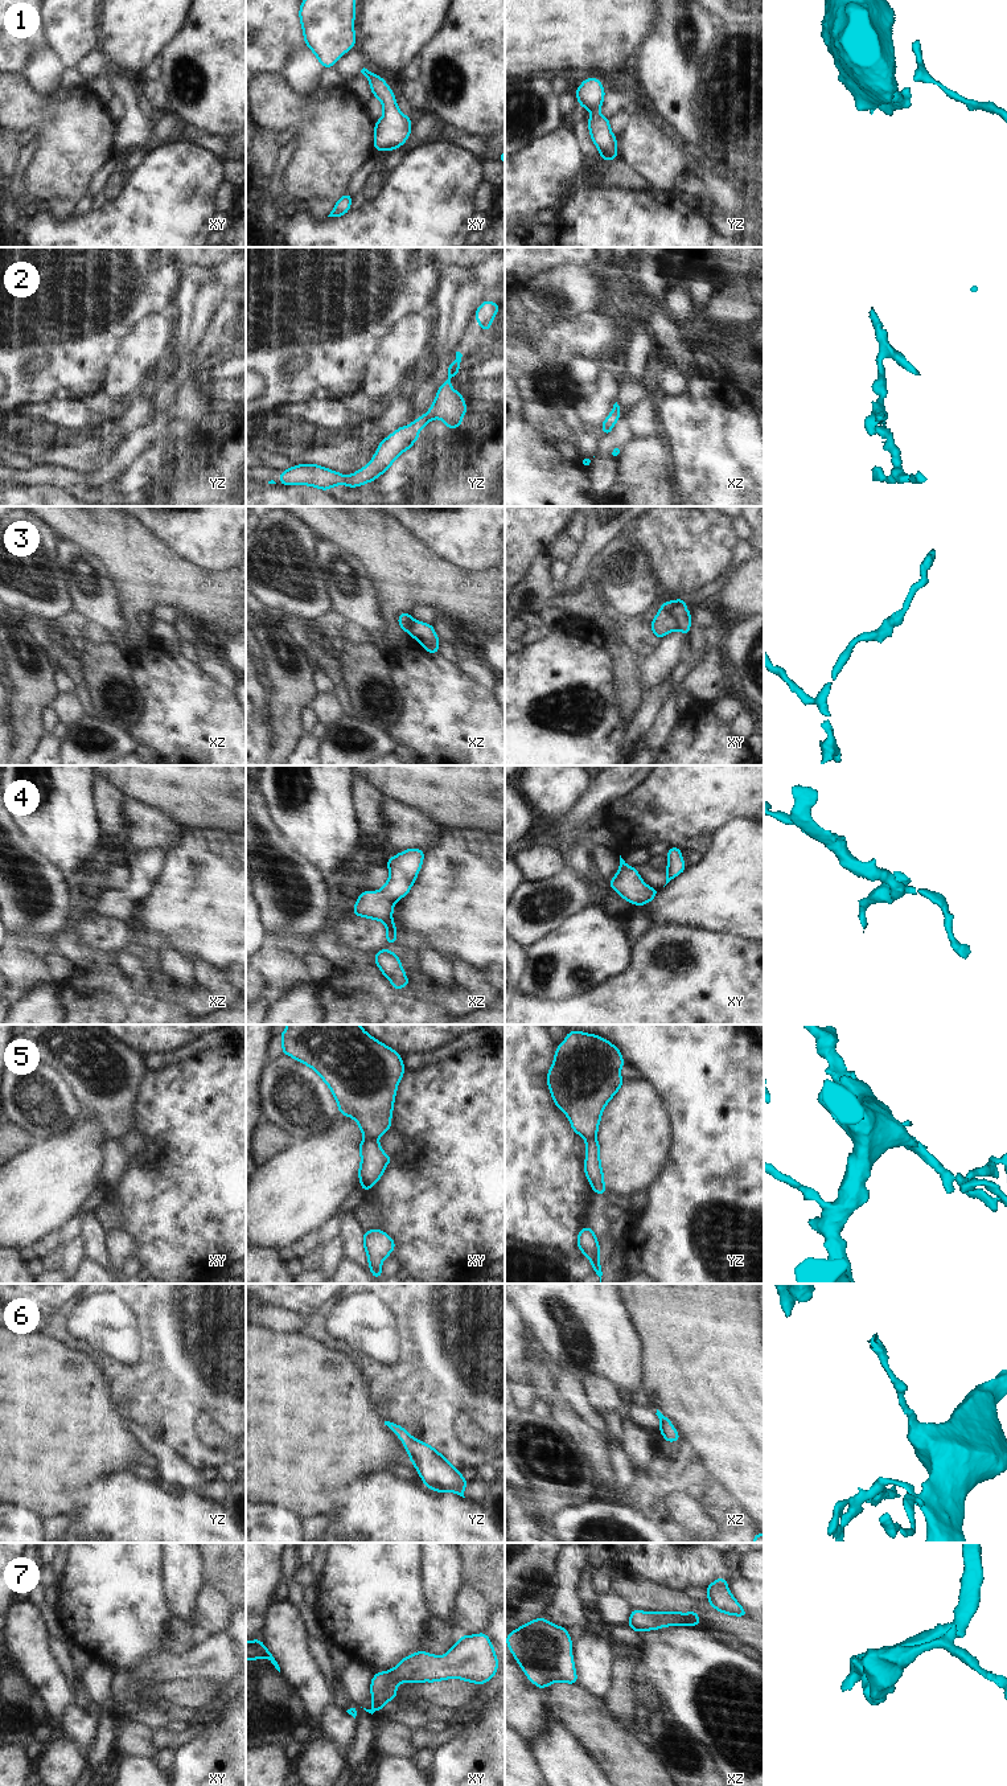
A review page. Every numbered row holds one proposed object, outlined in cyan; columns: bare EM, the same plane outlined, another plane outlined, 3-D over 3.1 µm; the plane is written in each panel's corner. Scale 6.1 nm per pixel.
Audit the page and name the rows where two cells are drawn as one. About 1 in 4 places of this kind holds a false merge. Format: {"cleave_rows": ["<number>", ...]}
{"cleave_rows": ["3", "5"]}

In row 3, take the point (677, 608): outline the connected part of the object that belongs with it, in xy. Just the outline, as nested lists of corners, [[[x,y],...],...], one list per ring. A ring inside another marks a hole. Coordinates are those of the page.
[[[670,600],[666,602],[666,605],[671,613],[671,616],[677,621],[677,629],[681,631],[683,635],[689,636],[690,627],[691,627],[691,612],[686,609],[686,600]]]

